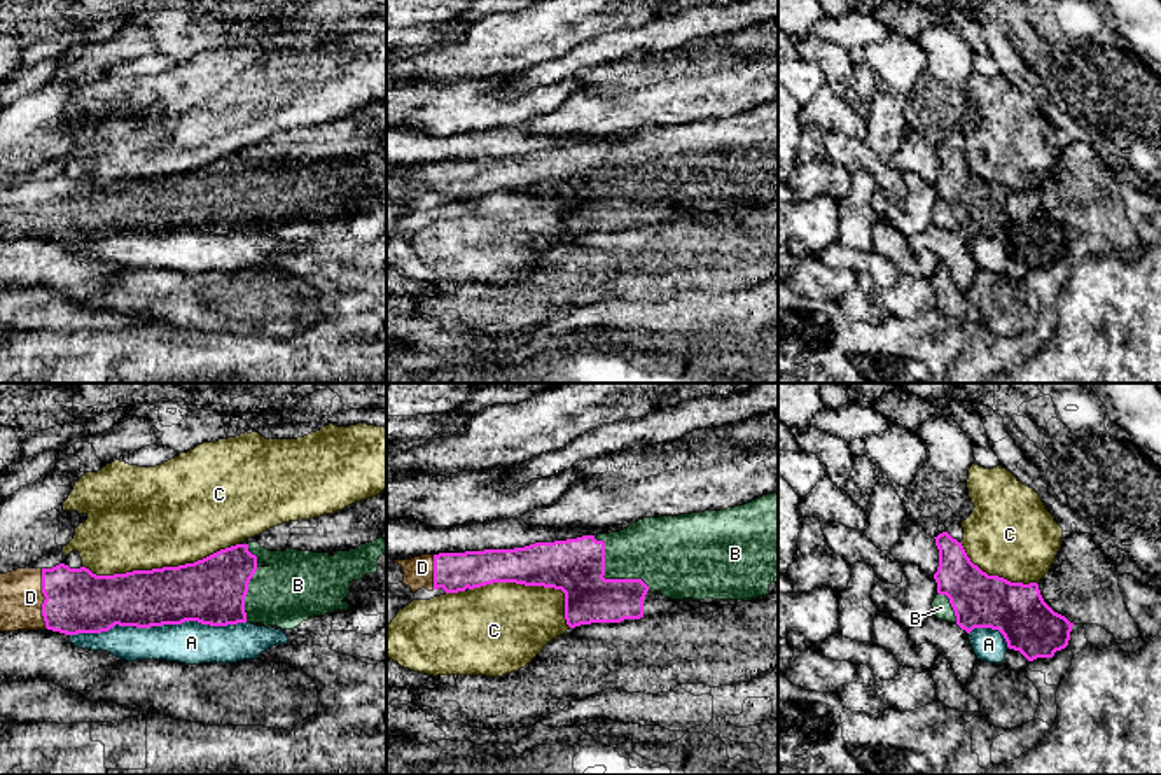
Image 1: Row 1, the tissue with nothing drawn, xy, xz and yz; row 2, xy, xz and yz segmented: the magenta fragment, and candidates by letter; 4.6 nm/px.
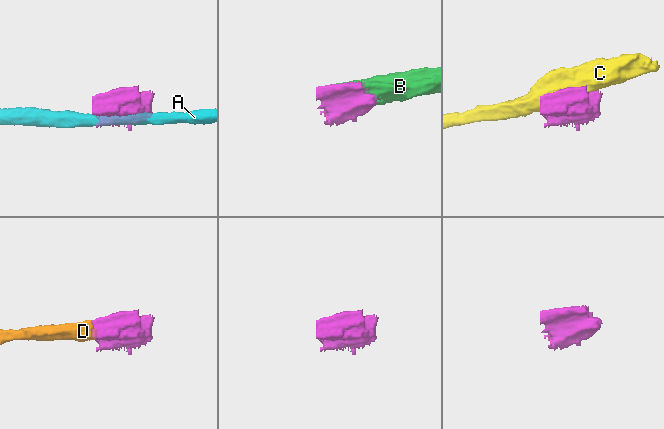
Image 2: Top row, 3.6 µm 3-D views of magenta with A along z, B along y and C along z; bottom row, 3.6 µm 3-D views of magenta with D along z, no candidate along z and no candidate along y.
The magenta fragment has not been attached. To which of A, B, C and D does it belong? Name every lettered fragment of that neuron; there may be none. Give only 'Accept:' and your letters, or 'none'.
Accept: B, D

